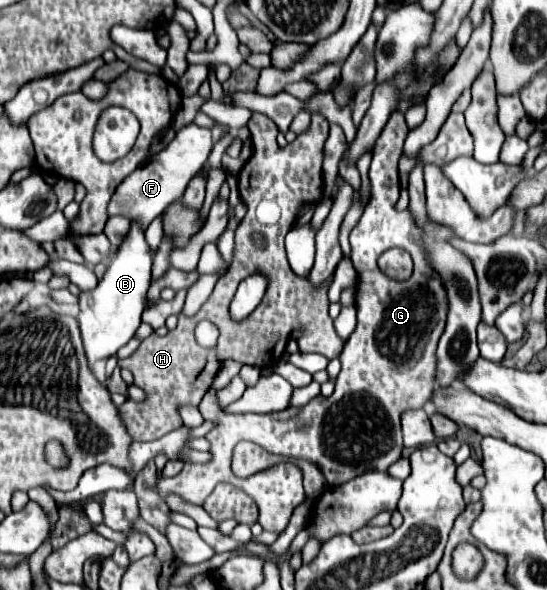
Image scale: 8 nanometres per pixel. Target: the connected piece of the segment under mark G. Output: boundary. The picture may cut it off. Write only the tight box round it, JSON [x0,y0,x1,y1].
[158,110,448,504]

